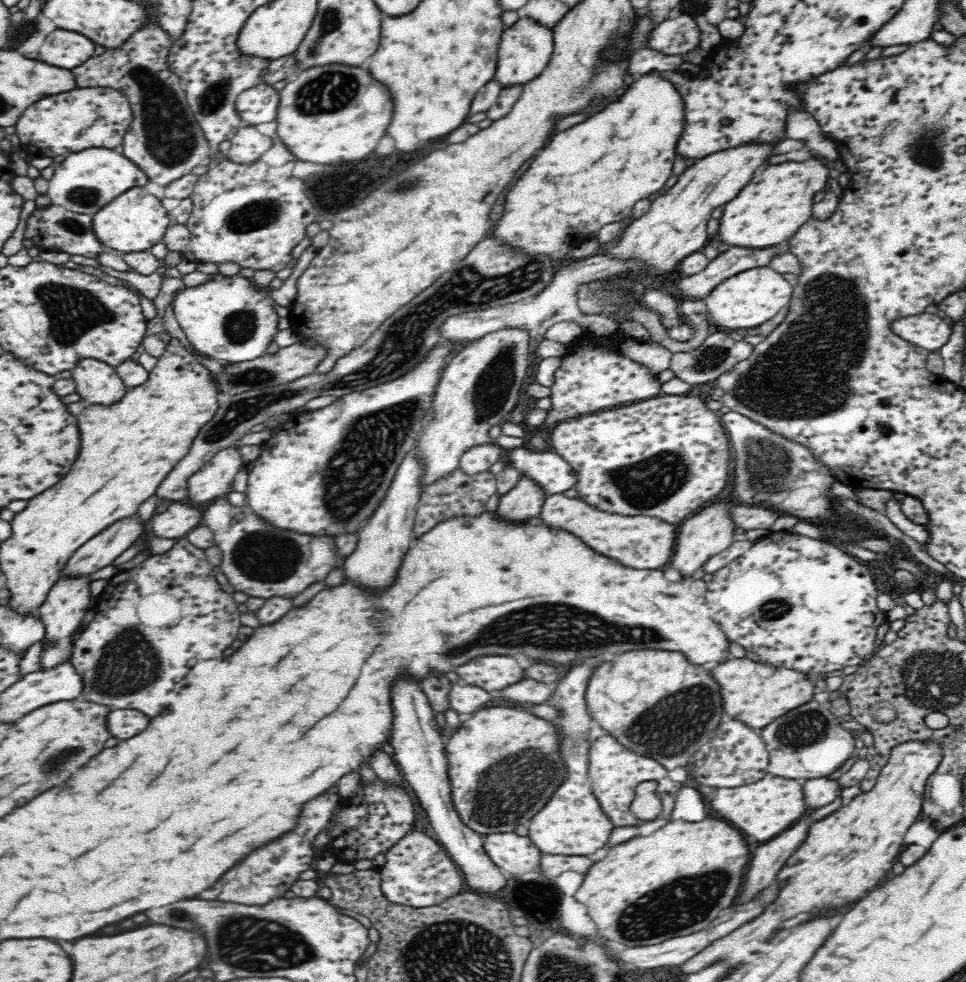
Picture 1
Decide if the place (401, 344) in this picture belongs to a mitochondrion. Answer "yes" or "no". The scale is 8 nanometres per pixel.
yes

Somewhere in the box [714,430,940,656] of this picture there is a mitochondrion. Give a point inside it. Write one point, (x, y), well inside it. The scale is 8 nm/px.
(768, 467)

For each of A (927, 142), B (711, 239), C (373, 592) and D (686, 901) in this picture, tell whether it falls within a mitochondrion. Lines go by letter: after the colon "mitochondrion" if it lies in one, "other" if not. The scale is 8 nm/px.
A: mitochondrion
B: other
C: other
D: mitochondrion

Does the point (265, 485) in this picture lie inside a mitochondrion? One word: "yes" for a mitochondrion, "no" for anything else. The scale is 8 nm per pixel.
no

